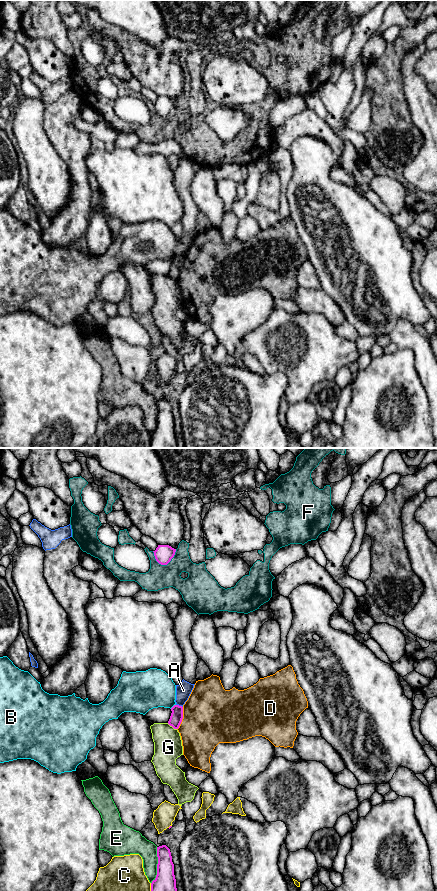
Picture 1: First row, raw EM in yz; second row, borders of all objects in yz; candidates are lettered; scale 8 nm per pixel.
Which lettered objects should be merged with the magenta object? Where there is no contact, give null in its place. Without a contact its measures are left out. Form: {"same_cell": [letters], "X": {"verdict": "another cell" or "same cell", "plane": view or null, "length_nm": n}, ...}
{"same_cell": [], "A": {"verdict": "another cell", "plane": "yz", "length_nm": 60}, "B": {"verdict": "another cell", "plane": "yz", "length_nm": 60}, "C": {"verdict": "another cell", "plane": "yz", "length_nm": 110}, "D": {"verdict": "another cell", "plane": "yz", "length_nm": 190}, "E": {"verdict": "another cell", "plane": "yz", "length_nm": 300}, "F": {"verdict": "another cell", "plane": "yz", "length_nm": 200}, "G": {"verdict": "another cell", "plane": "yz", "length_nm": 90}}

